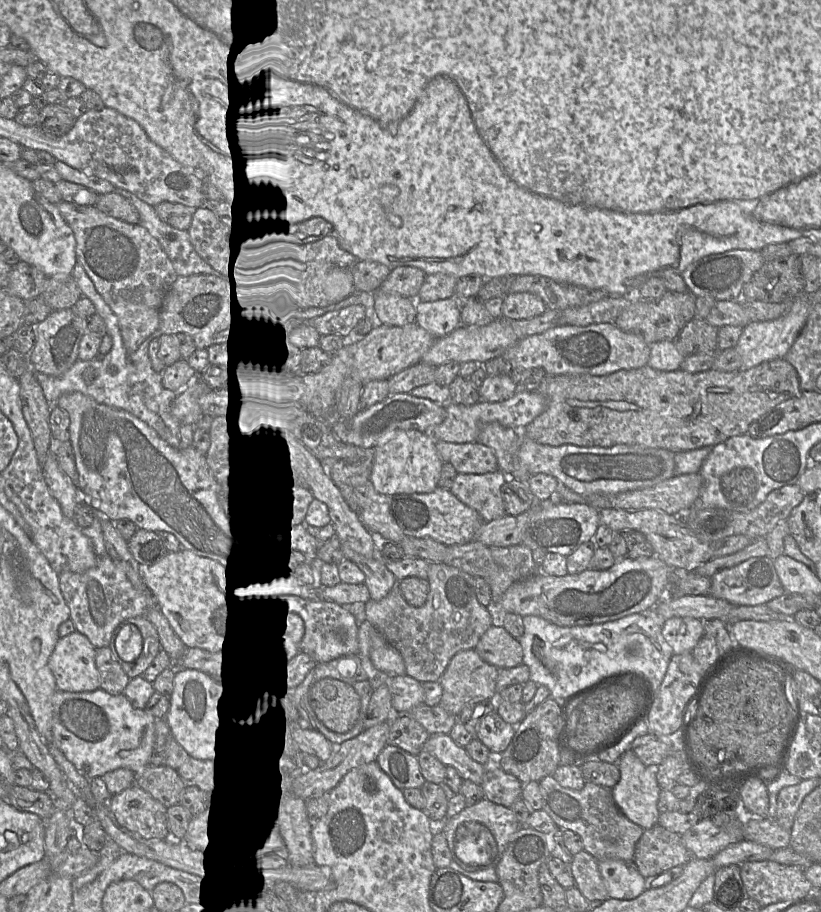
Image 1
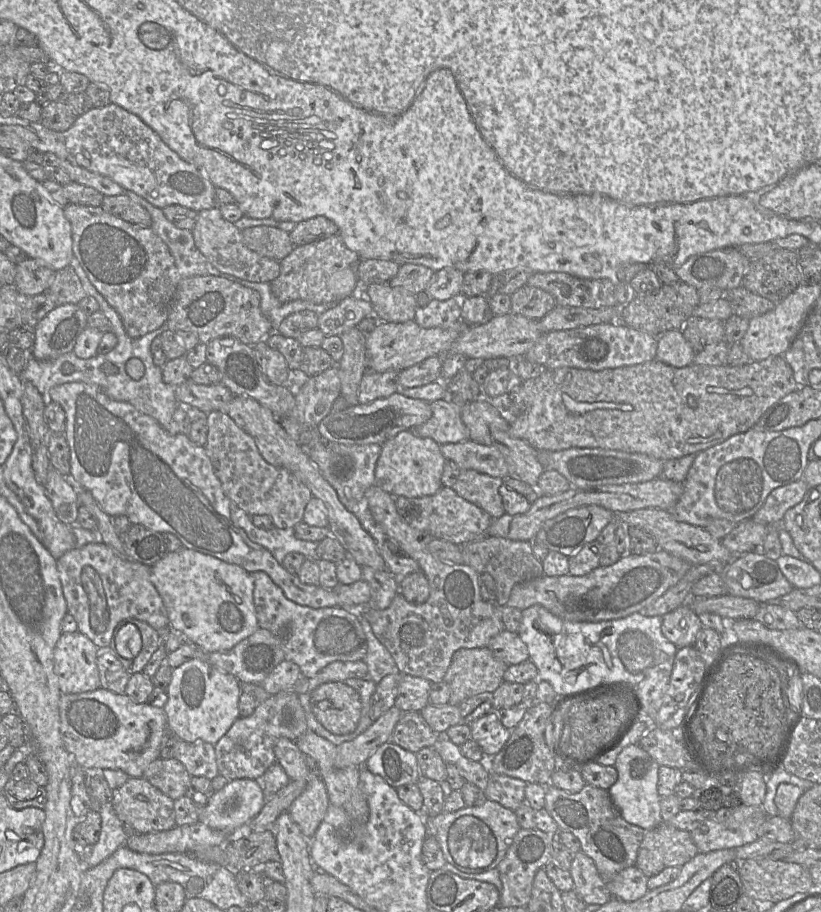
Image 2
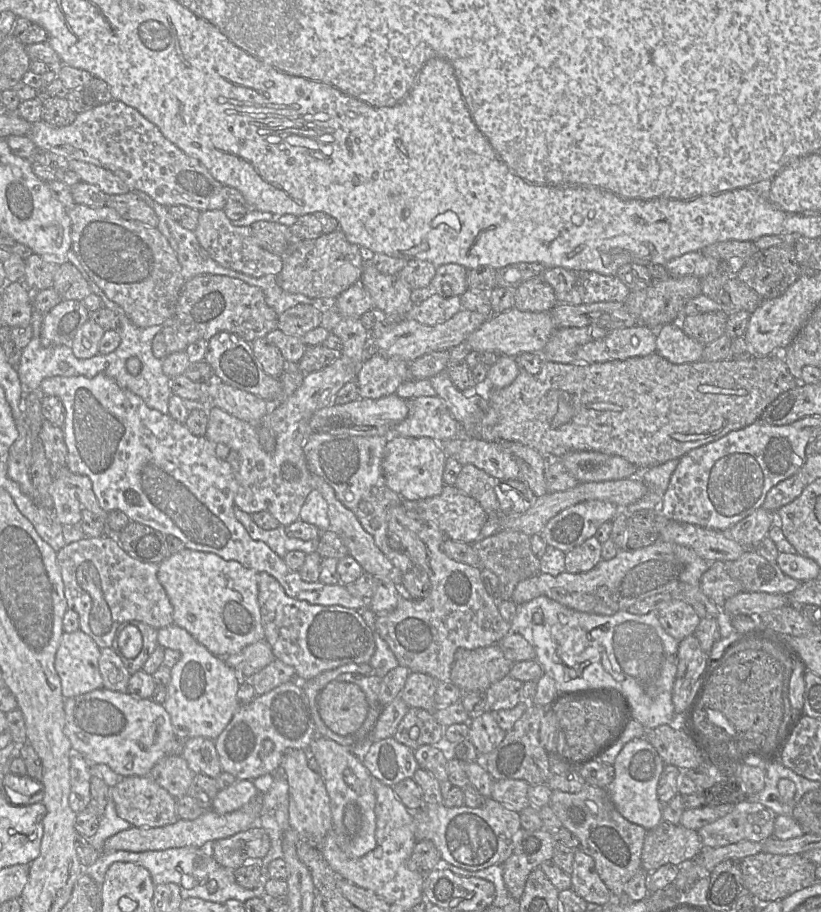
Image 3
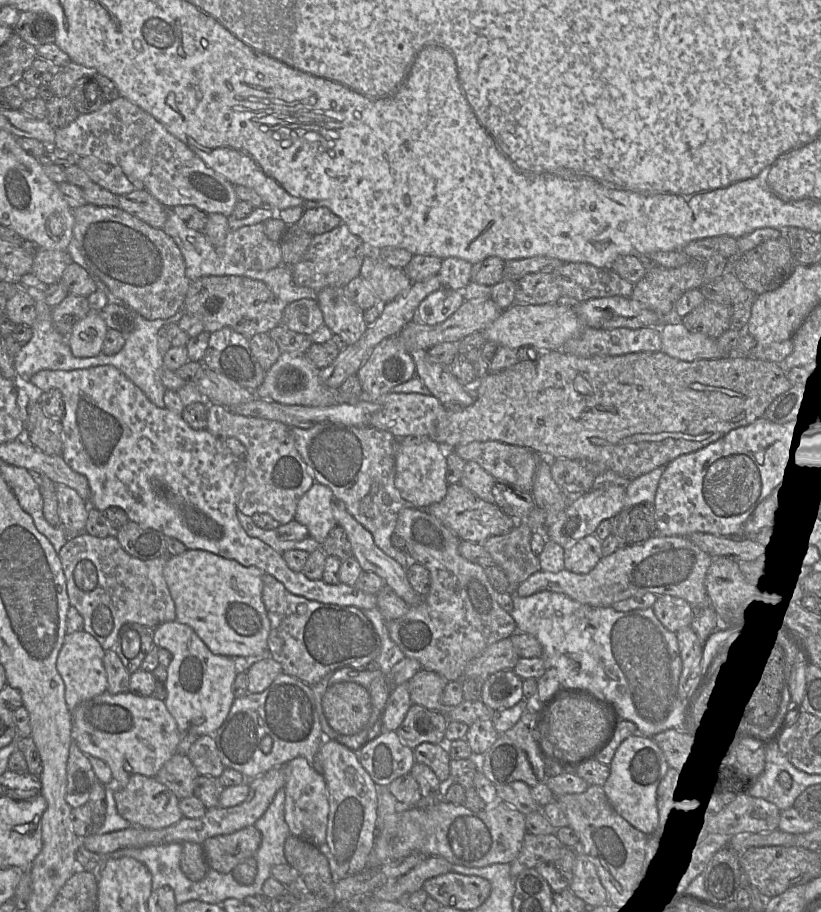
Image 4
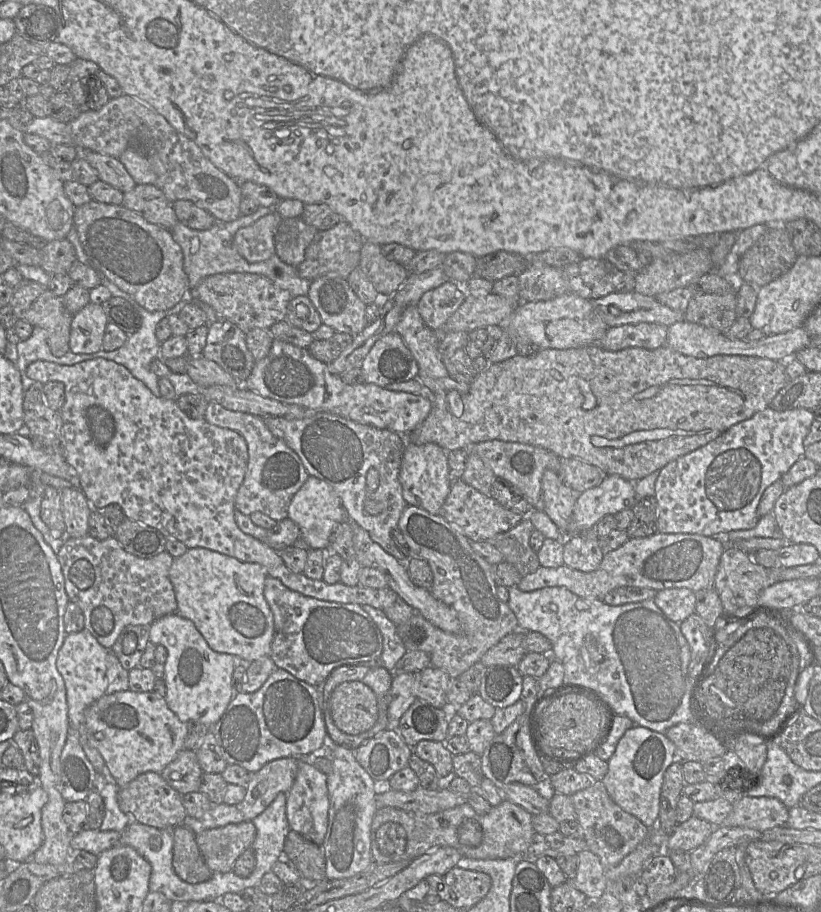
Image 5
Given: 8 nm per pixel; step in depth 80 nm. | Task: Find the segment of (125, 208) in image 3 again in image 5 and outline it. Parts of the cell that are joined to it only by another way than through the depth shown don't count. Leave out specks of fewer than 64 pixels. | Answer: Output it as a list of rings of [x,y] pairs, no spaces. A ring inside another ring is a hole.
[[[136,184],[134,189],[124,192],[122,205],[169,230],[178,223],[173,203],[153,184]]]

